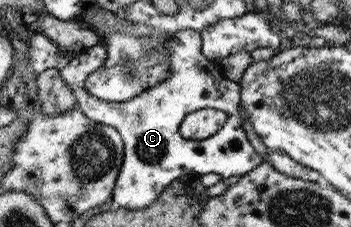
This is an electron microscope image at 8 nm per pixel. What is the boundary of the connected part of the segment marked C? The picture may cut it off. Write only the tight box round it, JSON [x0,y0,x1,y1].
[60,29,263,210]

